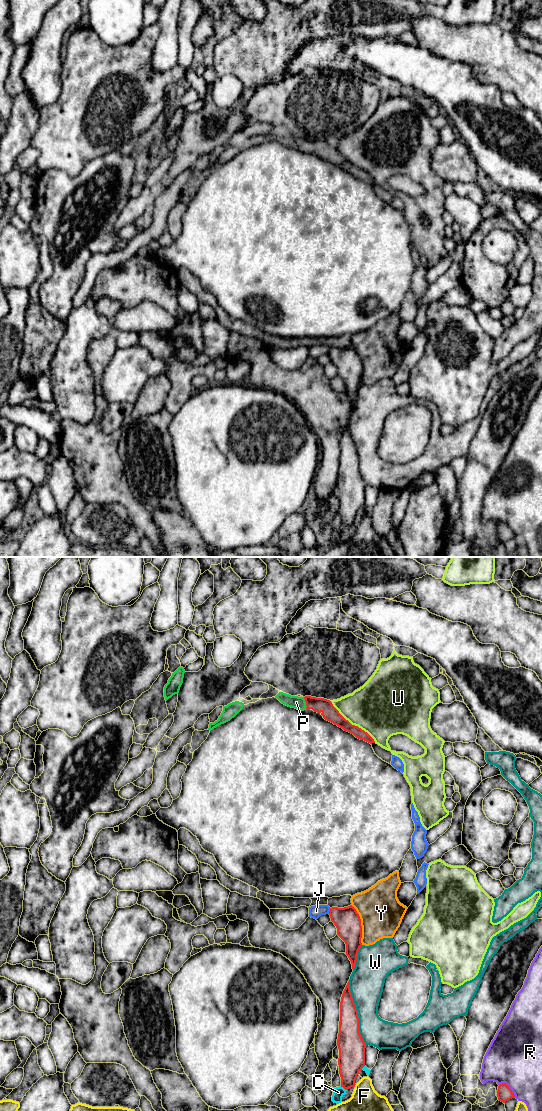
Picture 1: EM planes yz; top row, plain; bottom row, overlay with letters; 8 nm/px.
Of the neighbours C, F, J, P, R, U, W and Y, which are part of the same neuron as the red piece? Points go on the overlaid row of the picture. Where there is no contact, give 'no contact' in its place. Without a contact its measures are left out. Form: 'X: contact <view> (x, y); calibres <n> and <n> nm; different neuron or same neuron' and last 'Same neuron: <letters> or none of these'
C: contact yz (343, 1087); calibres 220 and 90 nm; different neuron
F: contact yz (355, 1084); calibres 220 and 200 nm; different neuron
J: contact yz (329, 911); calibres 200 and 100 nm; different neuron
P: contact yz (306, 703); calibres 120 and 100 nm; same neuron
R: contact yz (509, 1087); calibres 120 and 440 nm; different neuron
U: contact yz (351, 724); calibres 120 and 420 nm; different neuron
W: contact yz (357, 1013); calibres 220 and 280 nm; different neuron
Y: contact yz (360, 925); calibres 200 and 340 nm; different neuron
Same neuron: P

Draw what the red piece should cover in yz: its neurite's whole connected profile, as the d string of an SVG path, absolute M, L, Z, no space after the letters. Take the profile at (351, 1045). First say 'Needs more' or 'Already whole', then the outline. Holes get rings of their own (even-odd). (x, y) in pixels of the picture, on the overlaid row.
Already whole. M349 981L340 1002L337 1046L341 1087L348 1090L355 1087L357 1075L365 1066L365 1048L367 1046L359 1032L358 1011L352 998Z

